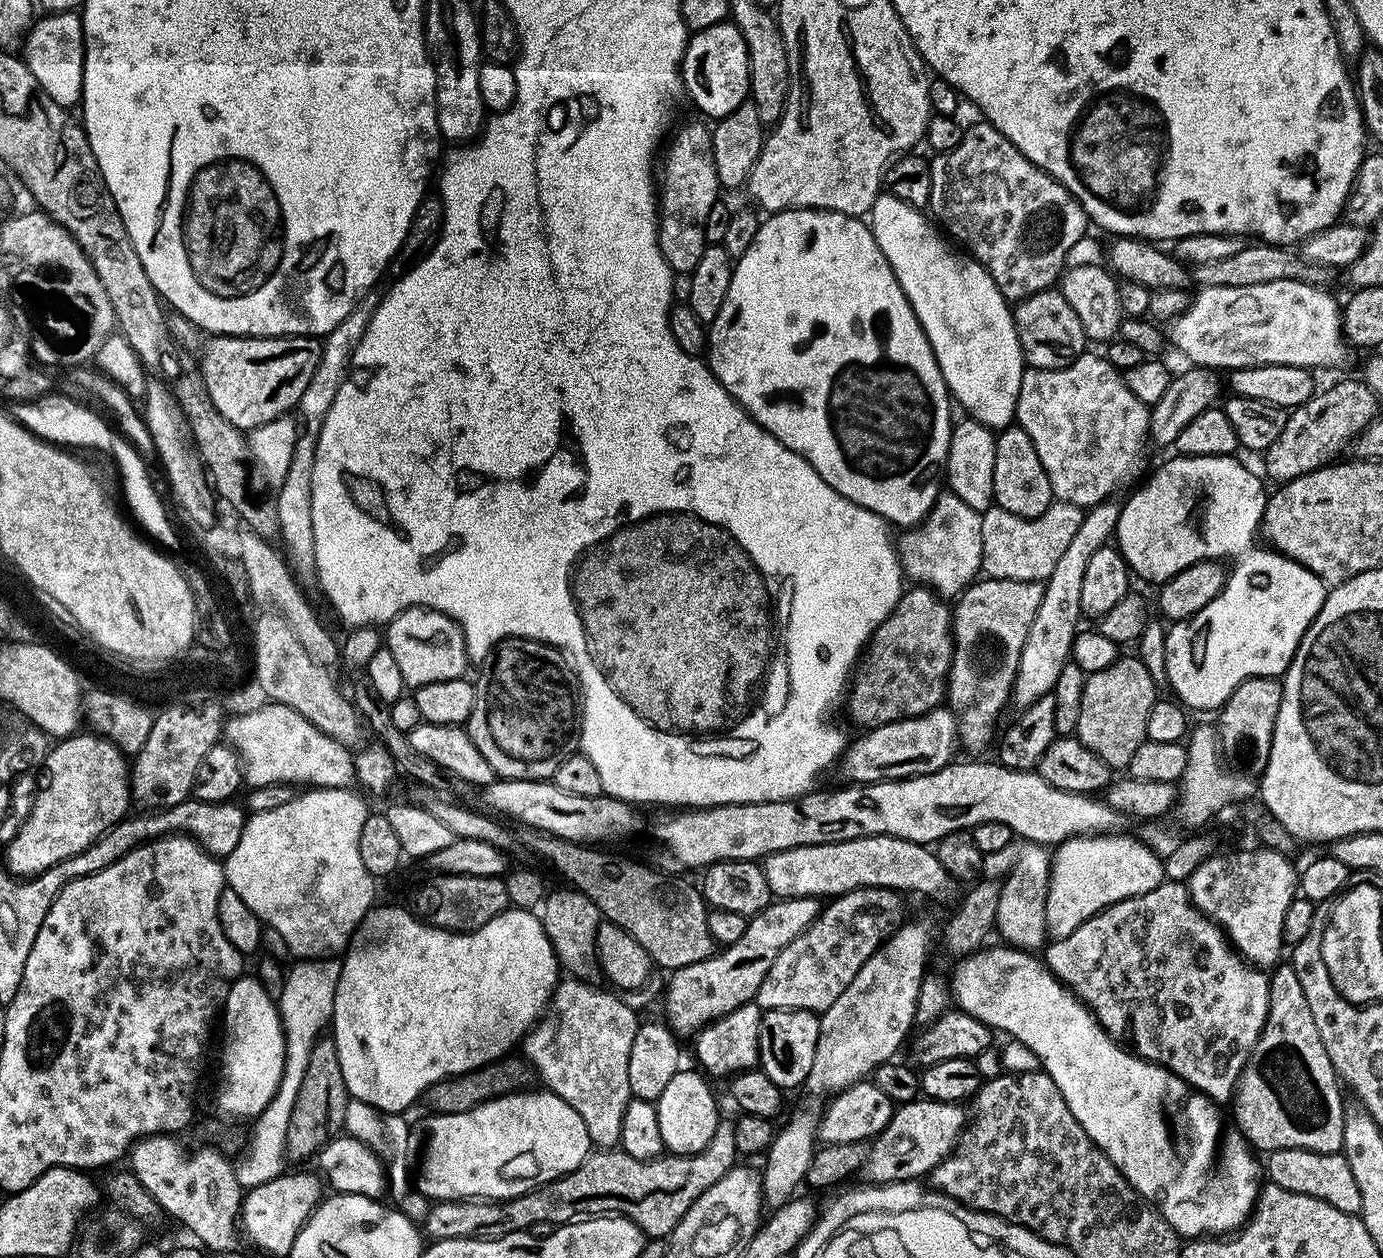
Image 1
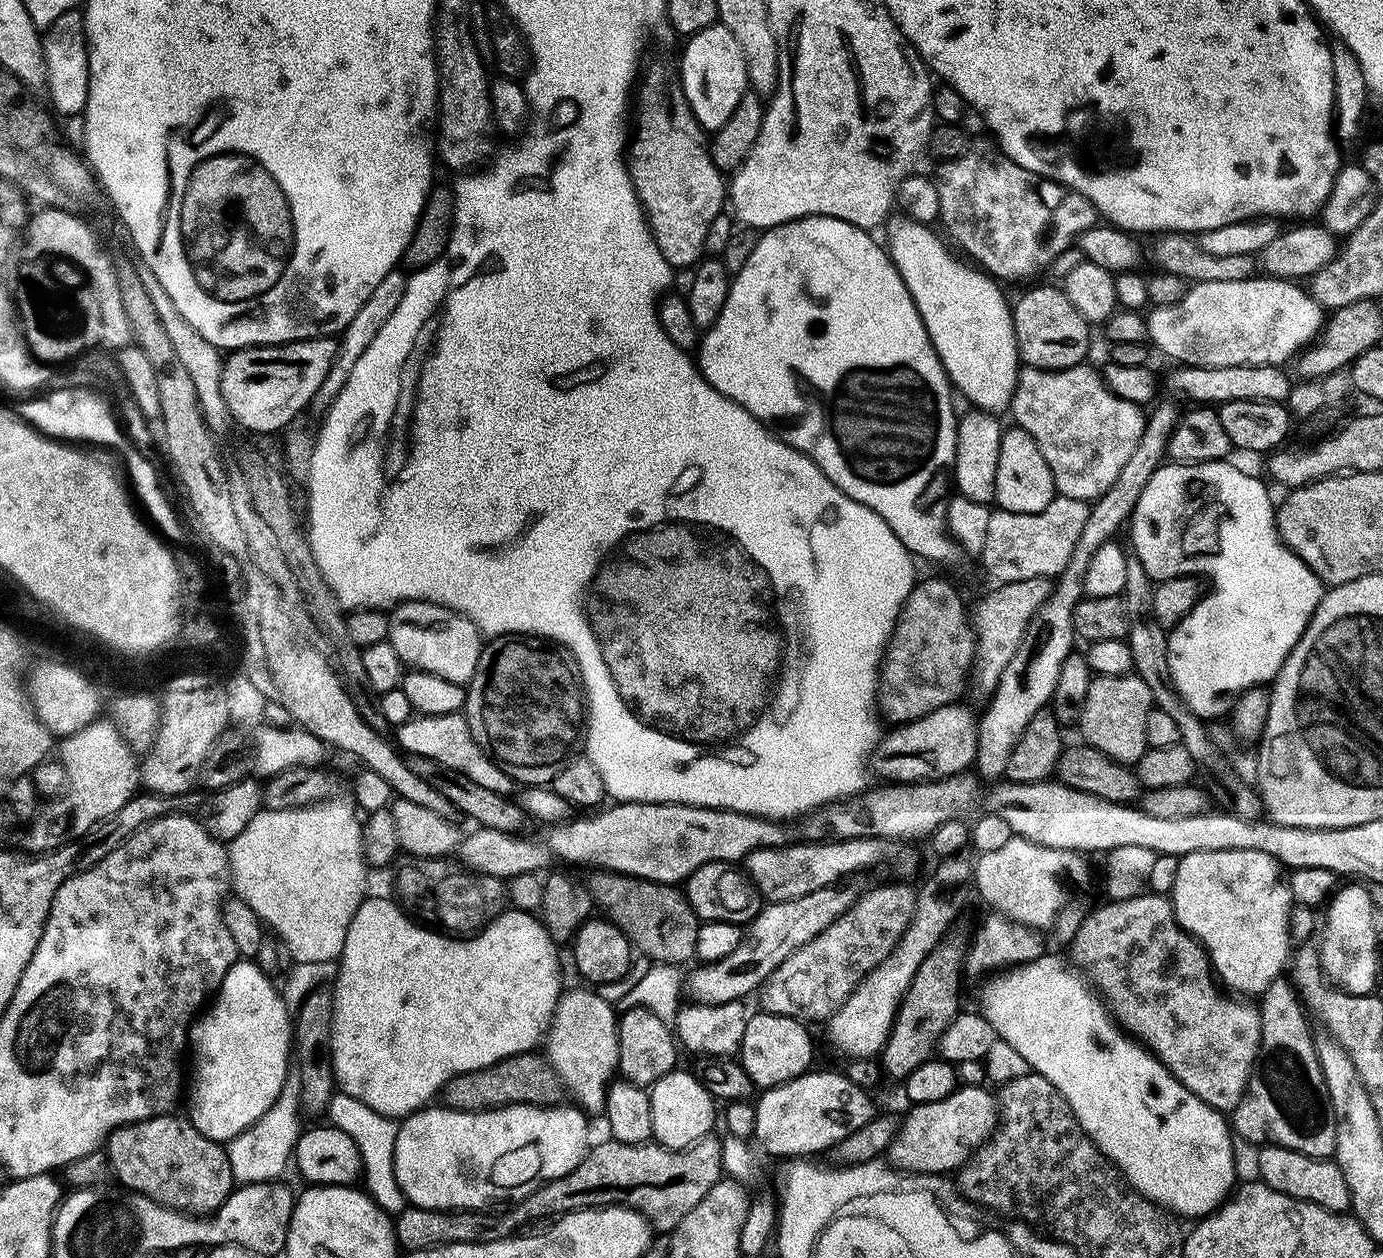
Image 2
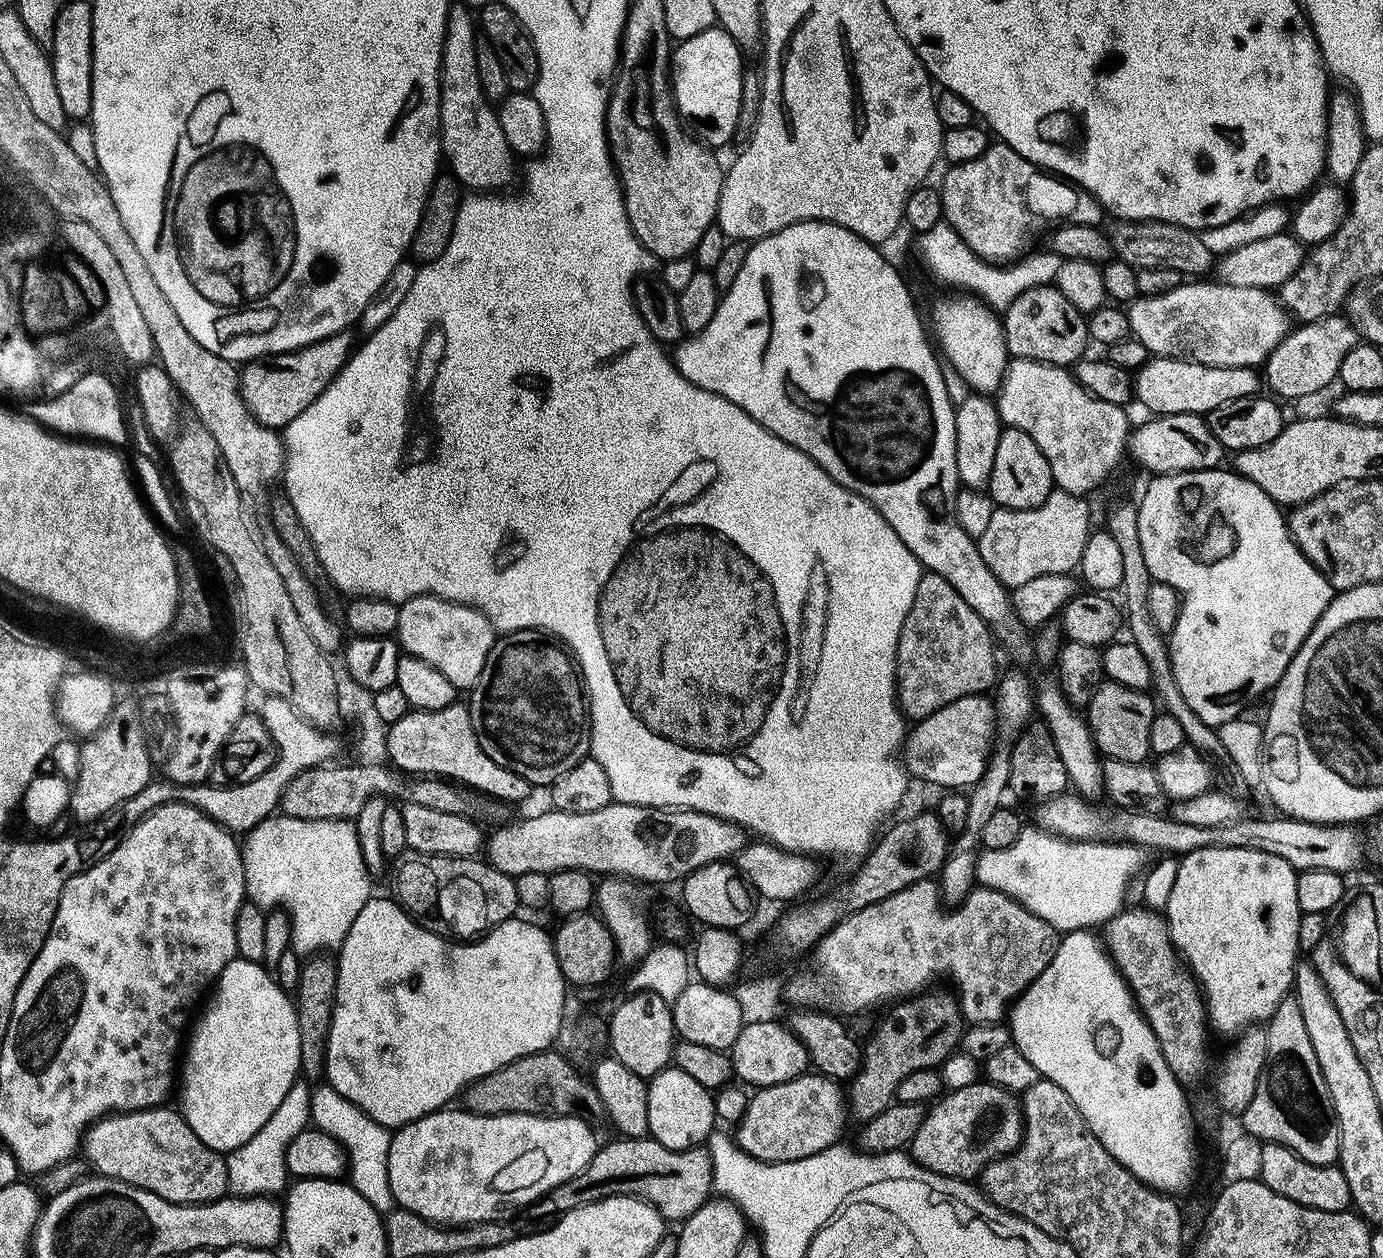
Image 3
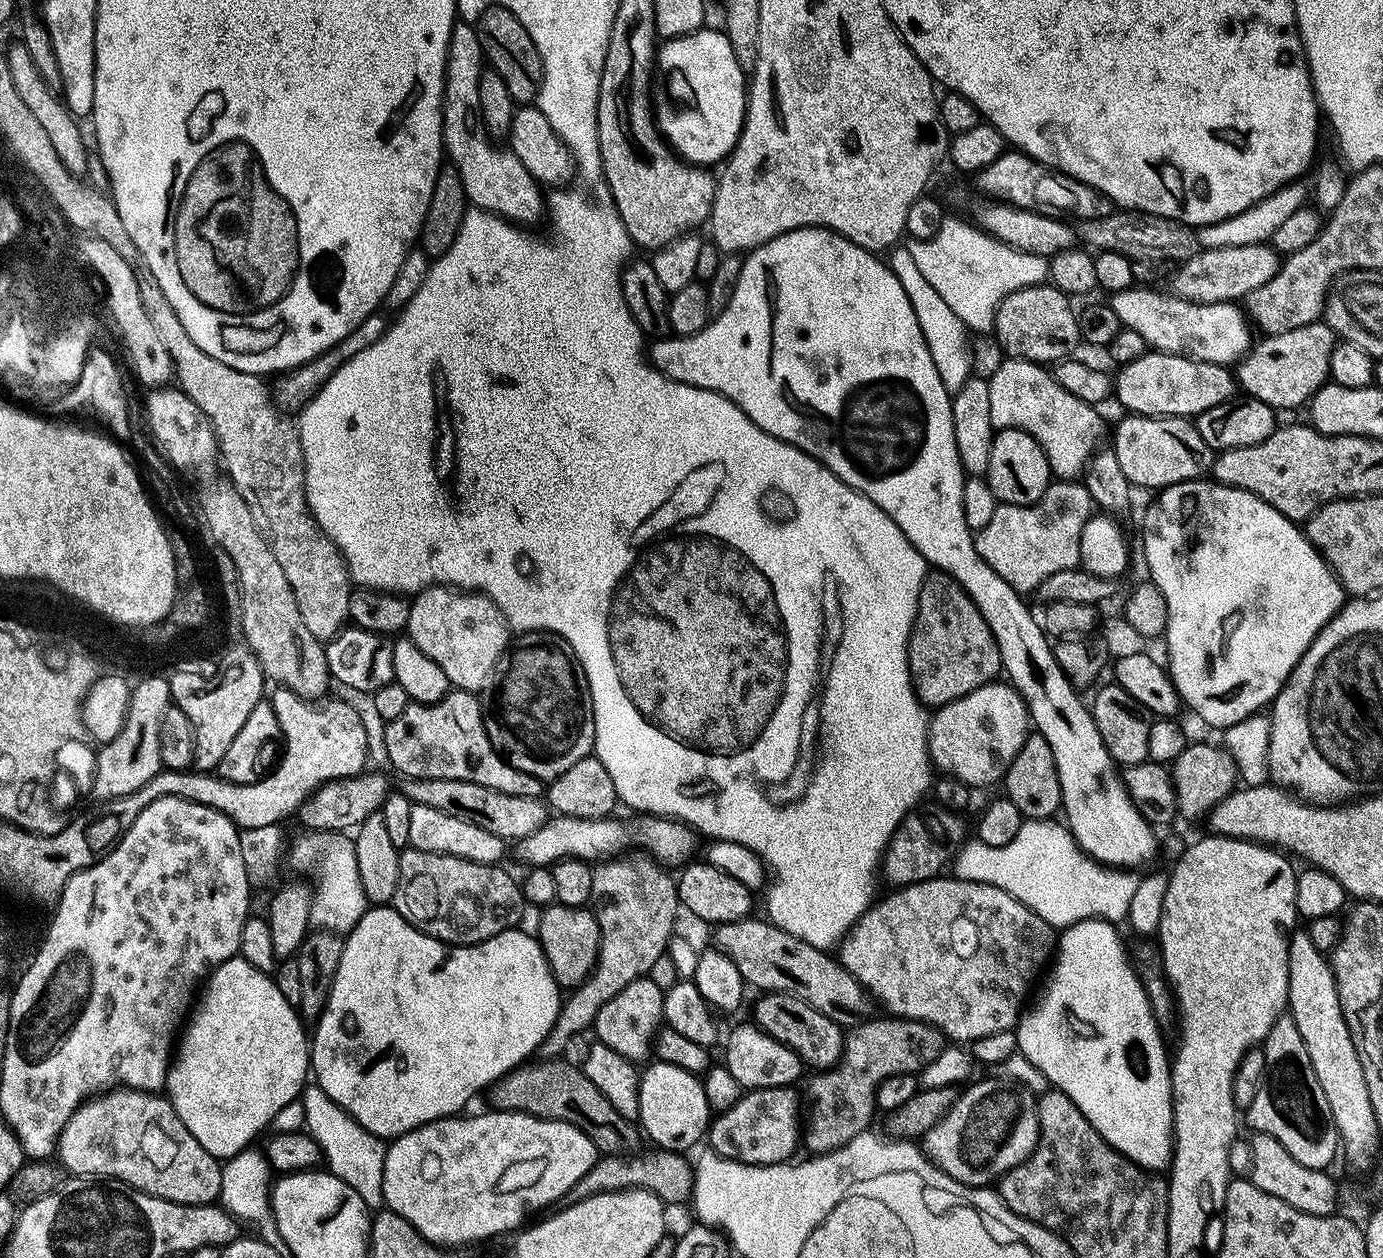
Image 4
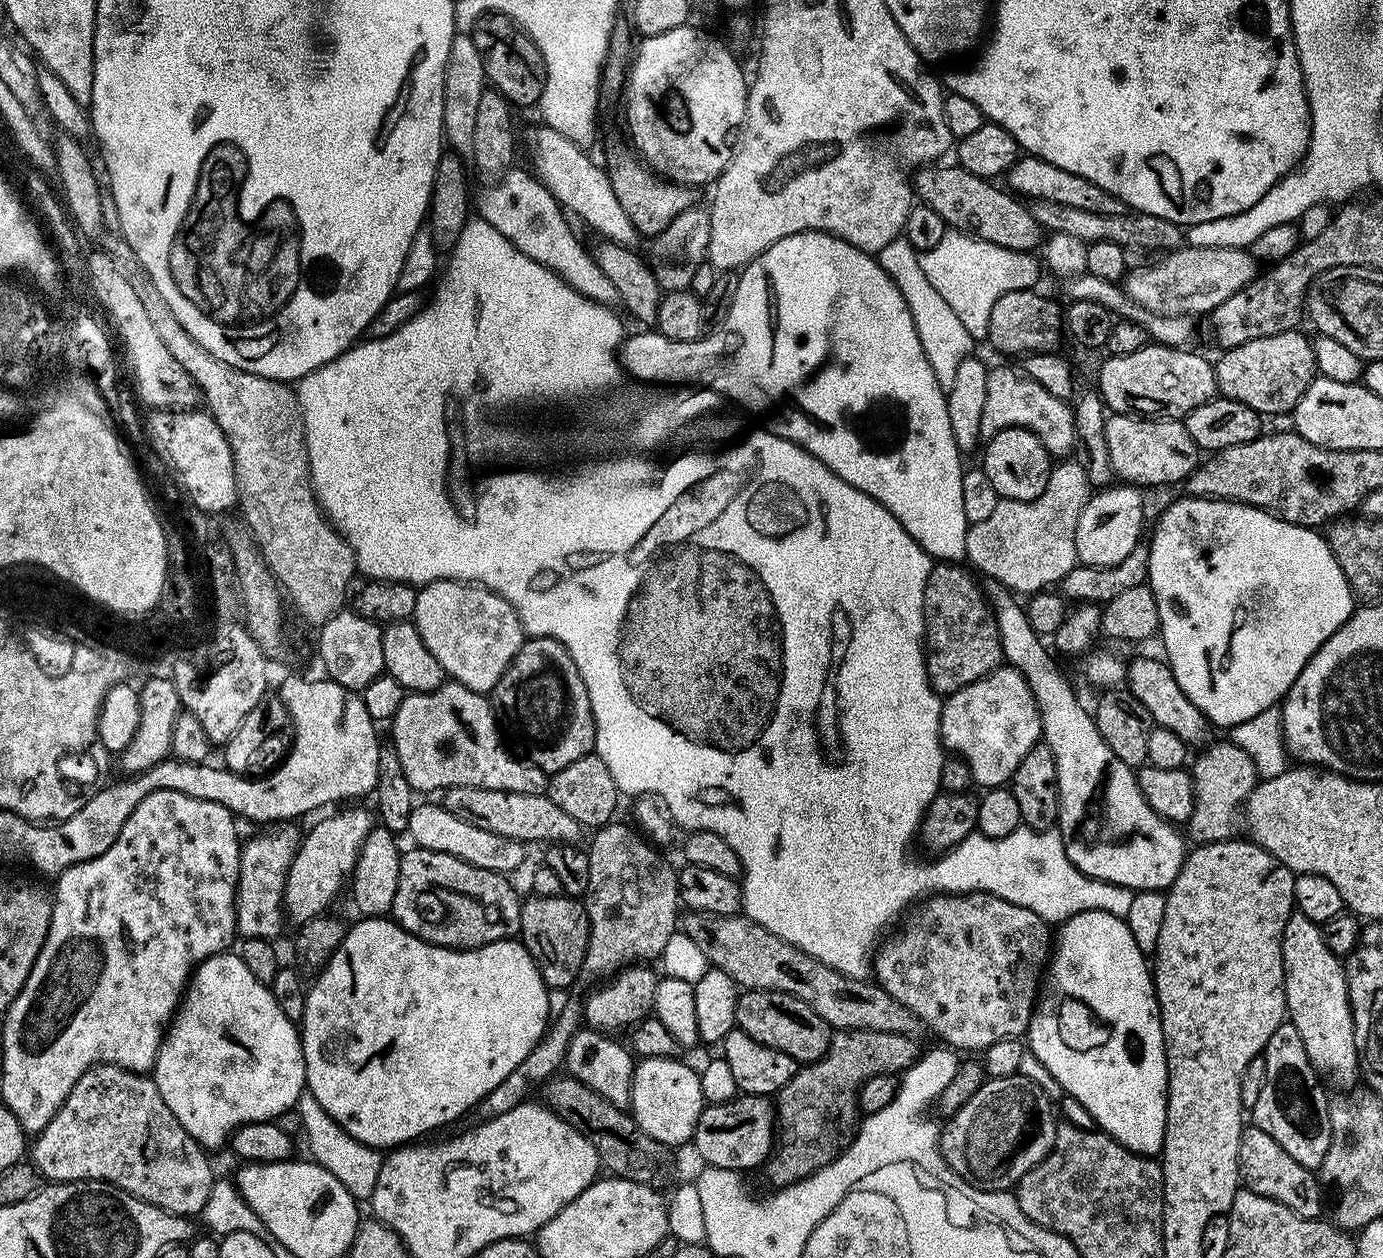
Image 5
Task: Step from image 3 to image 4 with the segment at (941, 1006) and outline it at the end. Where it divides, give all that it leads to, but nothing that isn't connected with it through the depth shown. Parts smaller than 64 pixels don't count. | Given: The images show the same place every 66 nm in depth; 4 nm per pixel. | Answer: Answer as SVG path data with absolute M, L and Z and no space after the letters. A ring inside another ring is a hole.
M887 1015L886 1020L868 1018L857 1023L844 1037L844 1053L835 1068L817 1071L808 1084L808 1100L812 1103L812 1121L807 1121L806 1135L802 1144L812 1154L833 1152L846 1146L858 1134L873 1127L872 1115L877 1115L876 1091L888 1078L910 1076L923 1073L937 1058L944 1053L946 1037L939 1028L921 1020L906 1020L898 1016Z

